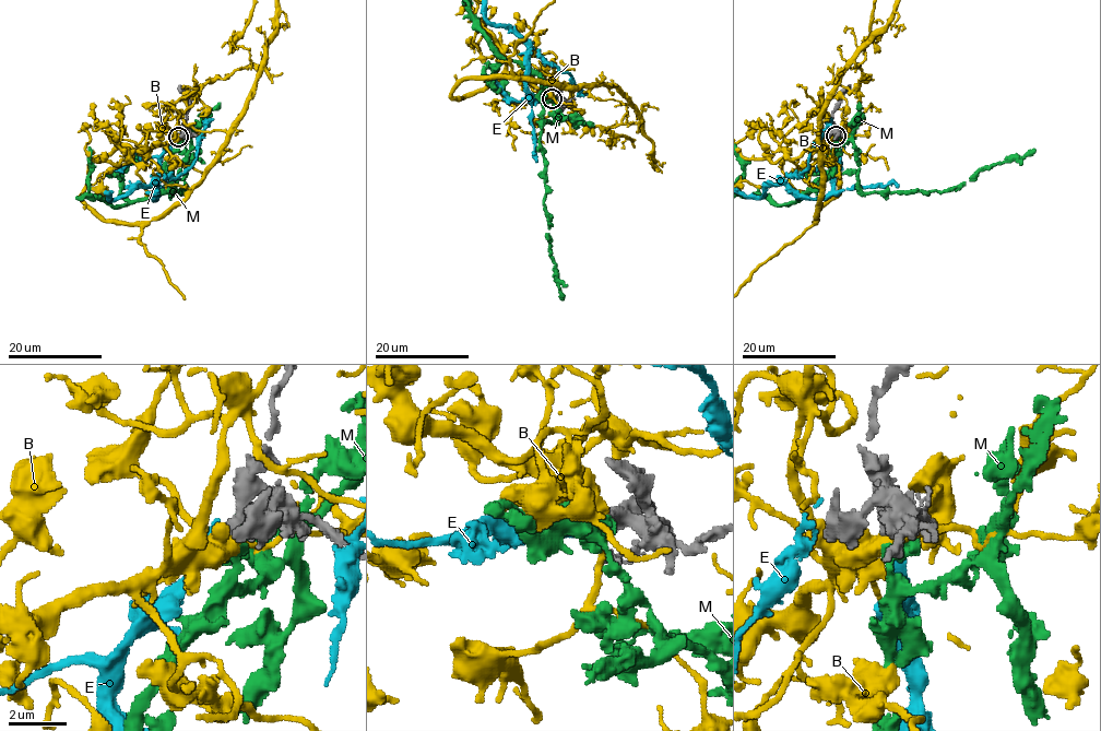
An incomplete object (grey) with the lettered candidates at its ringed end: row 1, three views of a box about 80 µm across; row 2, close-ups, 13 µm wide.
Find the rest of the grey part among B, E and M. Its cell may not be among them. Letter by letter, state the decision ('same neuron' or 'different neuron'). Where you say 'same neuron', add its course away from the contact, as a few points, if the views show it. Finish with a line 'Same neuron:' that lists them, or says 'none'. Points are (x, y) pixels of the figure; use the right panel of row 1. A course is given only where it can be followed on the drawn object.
B: different neuron
E: different neuron
M: same neuron
Same neuron: M

